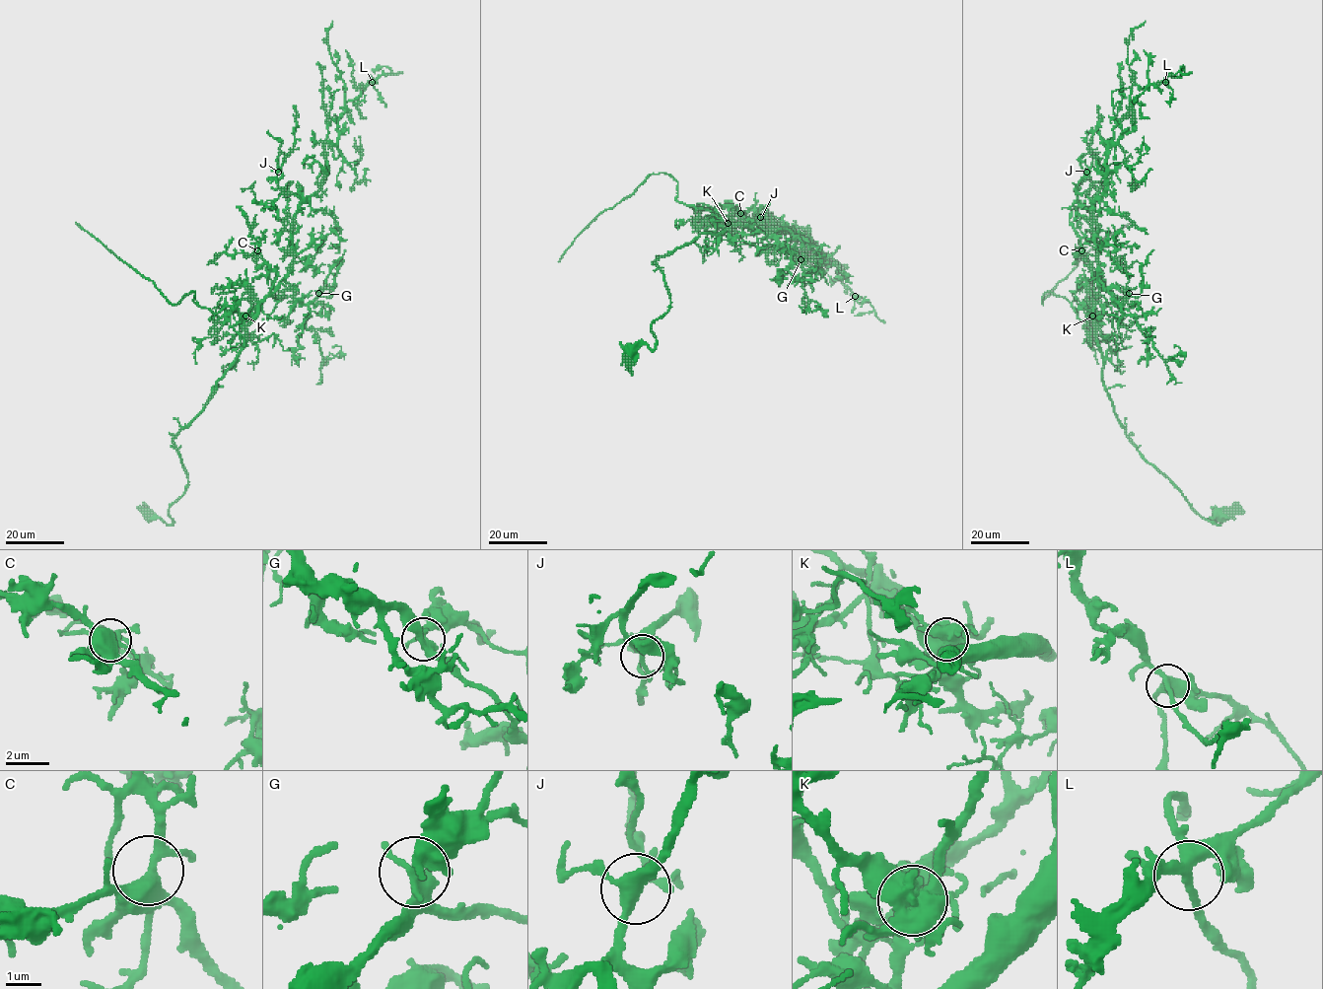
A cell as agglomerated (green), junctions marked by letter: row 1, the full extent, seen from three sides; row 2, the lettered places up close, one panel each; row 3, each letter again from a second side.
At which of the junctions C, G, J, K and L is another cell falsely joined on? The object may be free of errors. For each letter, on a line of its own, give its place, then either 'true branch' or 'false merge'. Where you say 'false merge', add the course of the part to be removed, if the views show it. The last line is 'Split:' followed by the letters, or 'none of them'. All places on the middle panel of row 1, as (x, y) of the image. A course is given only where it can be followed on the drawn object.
C: at (740, 213); true branch
G: at (800, 259); true branch
J: at (760, 217); true branch
K: at (728, 223); false merge; foreign part runs (728, 223), (733, 220), (679, 203), (677, 182), (667, 175), (651, 174), (634, 191), (603, 211), (558, 261)
L: at (855, 296); true branch
Split: K

